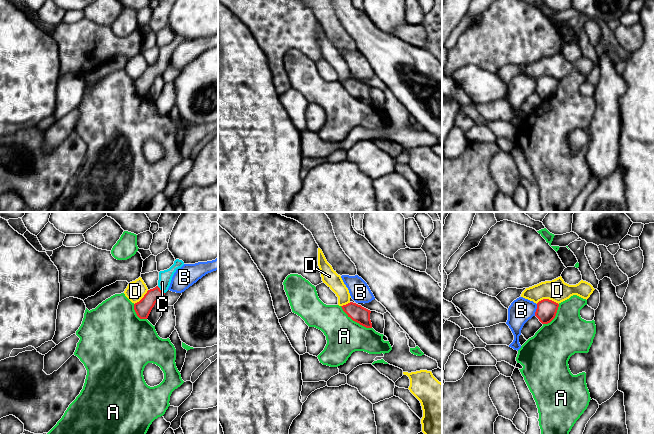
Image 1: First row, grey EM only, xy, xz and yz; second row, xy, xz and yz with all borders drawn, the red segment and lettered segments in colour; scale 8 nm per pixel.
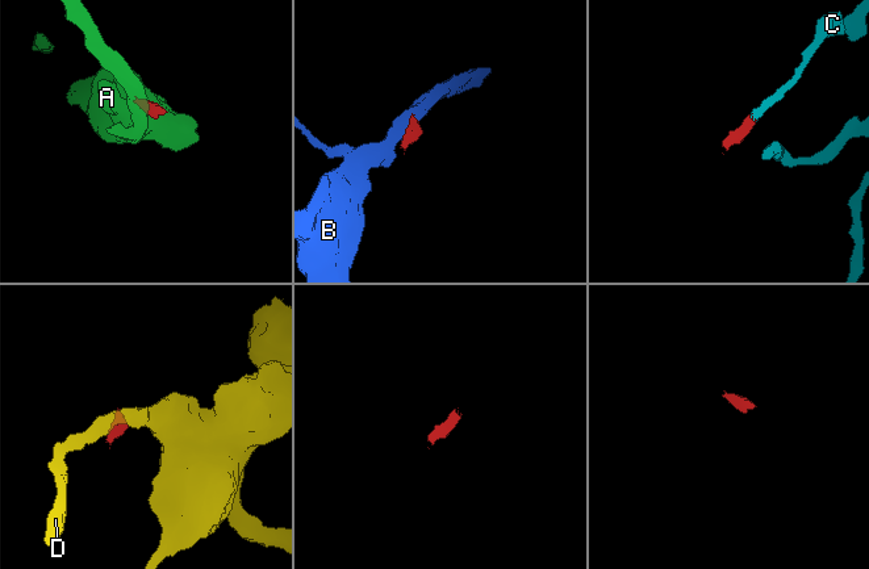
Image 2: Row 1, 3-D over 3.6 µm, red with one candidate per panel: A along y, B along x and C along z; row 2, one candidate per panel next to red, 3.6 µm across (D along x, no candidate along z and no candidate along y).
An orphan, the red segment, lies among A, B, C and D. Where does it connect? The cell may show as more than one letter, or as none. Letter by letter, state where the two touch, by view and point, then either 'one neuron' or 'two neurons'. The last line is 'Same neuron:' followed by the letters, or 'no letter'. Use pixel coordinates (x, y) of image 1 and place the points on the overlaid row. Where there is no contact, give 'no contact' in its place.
A: meets red in xz at (355, 321); two neurons
B: meets red in yz at (536, 310); two neurons
C: meets red in xy at (160, 290); one neuron
D: meets red in yz at (547, 299); two neurons
Same neuron: C

